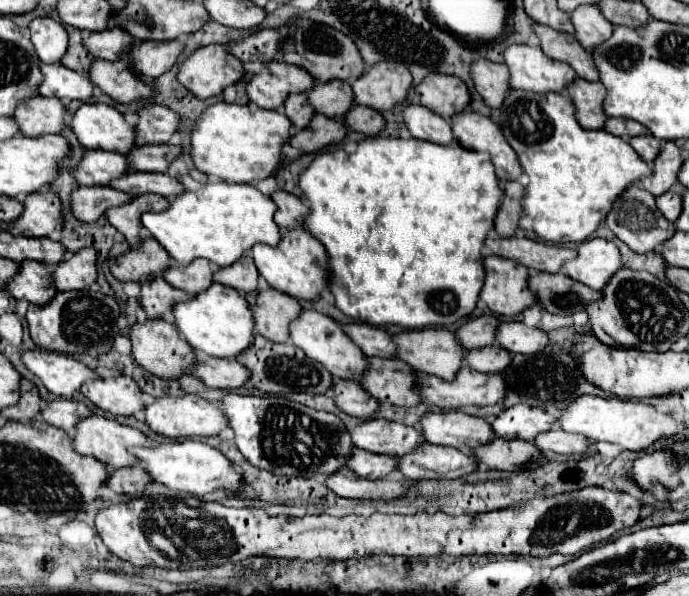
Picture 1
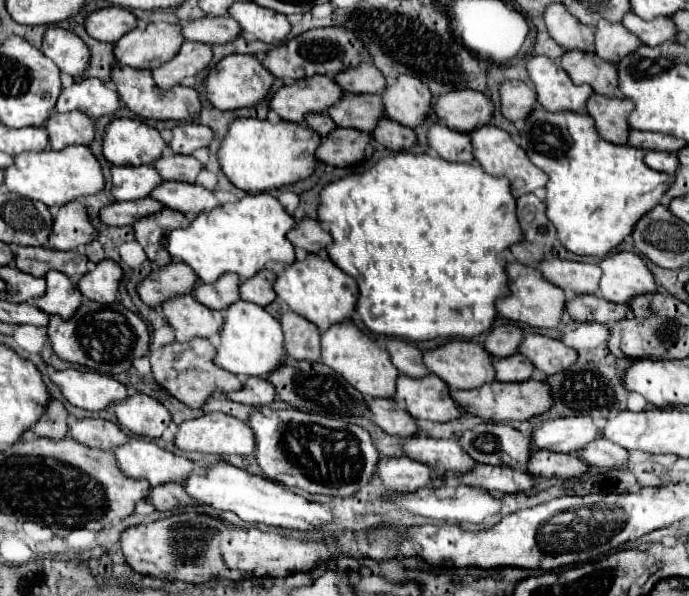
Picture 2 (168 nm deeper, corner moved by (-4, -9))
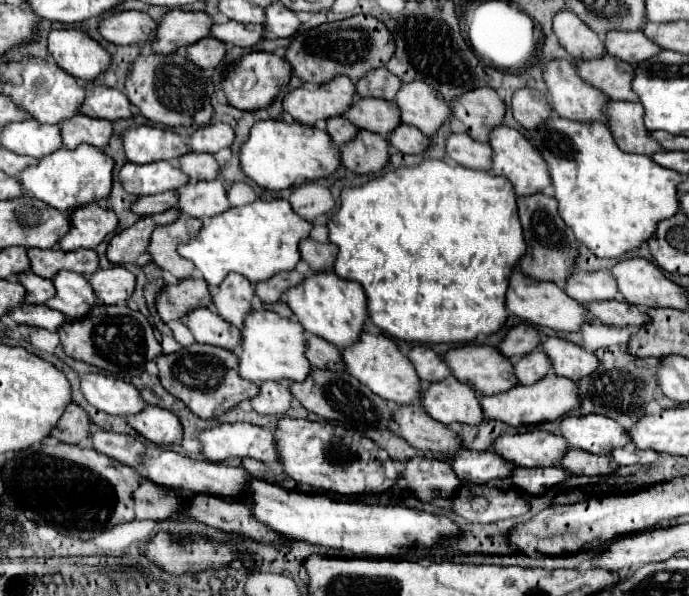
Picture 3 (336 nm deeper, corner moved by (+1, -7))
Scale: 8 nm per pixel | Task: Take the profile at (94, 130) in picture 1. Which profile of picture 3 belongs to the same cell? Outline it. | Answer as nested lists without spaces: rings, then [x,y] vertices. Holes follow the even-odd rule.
[[[139,126],[125,132],[125,152],[131,162],[145,164],[157,160],[175,160],[189,152],[187,142],[173,130]]]

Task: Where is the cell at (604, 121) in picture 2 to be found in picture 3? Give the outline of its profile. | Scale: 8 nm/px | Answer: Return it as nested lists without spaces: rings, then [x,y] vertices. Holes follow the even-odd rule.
[[[609,102],[607,116],[609,116],[609,130],[617,146],[625,152],[653,156],[661,152],[661,144],[649,136],[643,124],[645,108],[639,102]]]

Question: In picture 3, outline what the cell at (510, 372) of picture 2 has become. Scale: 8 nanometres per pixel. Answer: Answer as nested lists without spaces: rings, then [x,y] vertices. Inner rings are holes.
[[[541,348],[533,350],[531,354],[527,354],[527,356],[523,356],[515,362],[515,376],[525,386],[529,386],[535,380],[541,380],[543,376],[547,376],[549,370],[551,370],[551,360]]]

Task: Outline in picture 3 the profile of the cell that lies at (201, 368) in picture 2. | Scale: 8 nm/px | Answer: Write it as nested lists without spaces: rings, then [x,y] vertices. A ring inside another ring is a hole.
[[[193,344],[187,348],[181,348],[179,354],[167,354],[157,358],[159,366],[159,380],[163,388],[179,398],[193,414],[197,414],[203,420],[217,418],[229,410],[233,410],[239,402],[251,400],[259,394],[259,386],[243,380],[239,376],[239,358],[231,350],[219,348],[219,346],[207,346],[207,344]]]

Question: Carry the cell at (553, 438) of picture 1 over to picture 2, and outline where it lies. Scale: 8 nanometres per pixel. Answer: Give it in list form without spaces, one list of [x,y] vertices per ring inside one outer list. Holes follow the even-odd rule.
[[[606,438],[592,440],[580,450],[576,450],[574,454],[582,458],[582,462],[586,462],[588,466],[596,466],[596,468],[620,468],[624,466],[626,456],[628,456],[628,452],[622,446]]]

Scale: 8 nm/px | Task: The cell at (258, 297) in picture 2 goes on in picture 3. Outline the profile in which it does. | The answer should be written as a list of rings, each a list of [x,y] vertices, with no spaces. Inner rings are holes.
[[[293,270],[293,272],[281,272],[281,274],[269,278],[267,282],[259,282],[255,286],[255,294],[263,302],[279,302],[289,288],[299,286],[303,280],[305,280],[305,276],[301,272],[297,272],[297,270]]]

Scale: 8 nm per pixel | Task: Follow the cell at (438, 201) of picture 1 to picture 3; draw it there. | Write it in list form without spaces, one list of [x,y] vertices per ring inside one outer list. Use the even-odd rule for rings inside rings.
[[[425,160],[415,168],[397,168],[393,172],[387,172],[385,176],[373,178],[371,182],[355,188],[345,188],[341,192],[341,208],[337,214],[329,220],[329,242],[333,242],[339,248],[339,256],[335,262],[335,274],[343,280],[359,282],[367,294],[369,304],[369,318],[373,324],[383,328],[387,334],[407,340],[407,342],[419,342],[419,344],[441,344],[441,342],[473,342],[479,334],[489,336],[503,328],[507,322],[507,308],[505,308],[505,292],[509,284],[509,276],[513,268],[519,264],[521,256],[525,254],[525,240],[523,230],[517,214],[517,202],[515,202],[515,190],[509,180],[503,176],[493,176],[483,170],[471,170],[447,160]]]

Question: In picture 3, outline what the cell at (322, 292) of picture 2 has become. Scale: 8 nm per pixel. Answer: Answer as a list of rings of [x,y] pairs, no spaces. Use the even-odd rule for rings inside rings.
[[[333,272],[311,274],[303,286],[291,288],[285,294],[285,300],[287,300],[289,308],[295,312],[299,324],[307,332],[311,332],[319,338],[325,338],[327,342],[335,344],[341,350],[359,340],[359,336],[363,334],[363,328],[365,328],[367,314],[369,314],[367,296],[365,296],[365,290],[361,288],[361,284],[341,280]]]

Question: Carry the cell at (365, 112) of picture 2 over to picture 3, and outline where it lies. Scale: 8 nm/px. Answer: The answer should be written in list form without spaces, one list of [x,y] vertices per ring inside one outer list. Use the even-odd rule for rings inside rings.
[[[355,98],[353,106],[343,114],[361,130],[389,136],[401,124],[401,110],[395,102],[381,98]]]

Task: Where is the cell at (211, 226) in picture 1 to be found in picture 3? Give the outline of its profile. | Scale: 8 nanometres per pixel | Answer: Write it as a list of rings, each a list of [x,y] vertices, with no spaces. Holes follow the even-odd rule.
[[[255,200],[253,204],[249,204],[245,208],[229,208],[225,214],[213,216],[189,244],[181,244],[179,254],[195,264],[195,268],[201,272],[201,276],[207,280],[207,284],[213,284],[213,286],[221,284],[229,272],[243,274],[247,280],[257,284],[257,282],[269,280],[271,276],[275,276],[279,272],[289,272],[297,266],[297,262],[301,260],[299,242],[309,236],[311,228],[313,228],[313,224],[309,220],[305,220],[293,212],[289,200],[271,200],[271,202]]]

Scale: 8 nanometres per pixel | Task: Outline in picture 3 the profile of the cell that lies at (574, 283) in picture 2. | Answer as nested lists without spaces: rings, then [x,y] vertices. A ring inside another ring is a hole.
[[[599,270],[599,272],[573,272],[571,280],[565,284],[565,292],[581,302],[599,302],[599,300],[617,300],[621,298],[617,282],[609,270]]]

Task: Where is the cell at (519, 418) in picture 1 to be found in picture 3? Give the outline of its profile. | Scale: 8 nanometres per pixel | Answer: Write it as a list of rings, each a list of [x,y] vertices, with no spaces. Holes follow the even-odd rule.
[[[597,414],[565,416],[561,420],[561,436],[565,436],[573,448],[581,448],[593,454],[607,454],[631,442],[627,428],[607,416]]]

